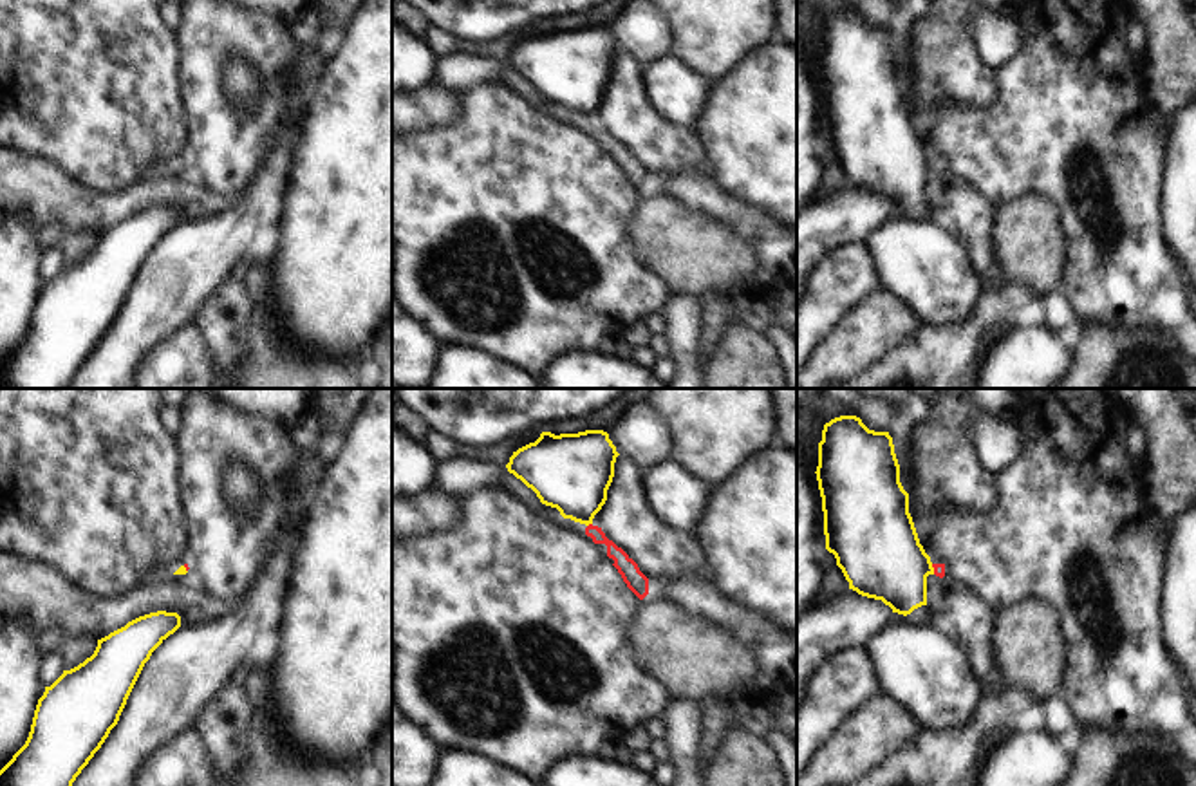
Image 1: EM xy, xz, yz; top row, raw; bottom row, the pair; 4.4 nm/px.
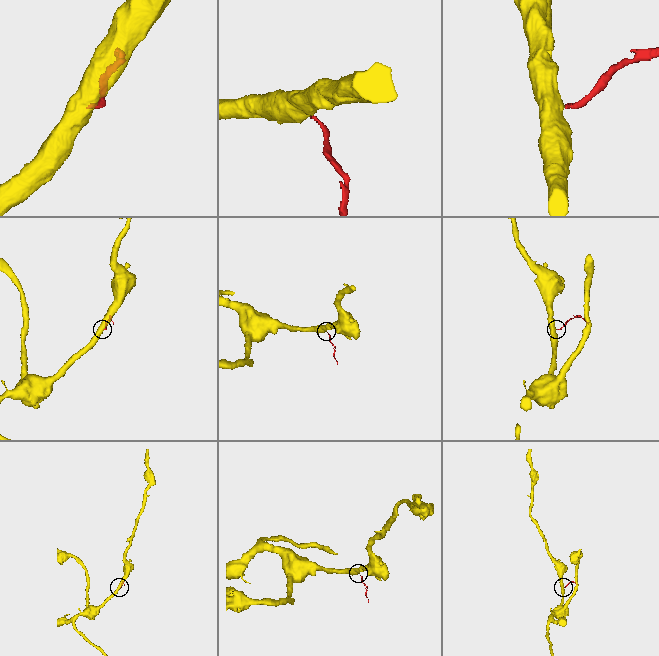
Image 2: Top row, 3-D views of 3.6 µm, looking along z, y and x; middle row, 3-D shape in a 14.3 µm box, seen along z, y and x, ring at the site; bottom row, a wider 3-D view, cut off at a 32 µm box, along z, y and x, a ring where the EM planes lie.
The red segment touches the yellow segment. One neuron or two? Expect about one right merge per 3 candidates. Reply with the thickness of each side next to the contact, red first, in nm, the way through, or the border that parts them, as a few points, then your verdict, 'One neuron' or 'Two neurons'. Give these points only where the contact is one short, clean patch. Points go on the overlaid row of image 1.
Thickness 90 nm (red) against 360 nm. Boundary: xz (591, 523), (588, 526). Two neurons

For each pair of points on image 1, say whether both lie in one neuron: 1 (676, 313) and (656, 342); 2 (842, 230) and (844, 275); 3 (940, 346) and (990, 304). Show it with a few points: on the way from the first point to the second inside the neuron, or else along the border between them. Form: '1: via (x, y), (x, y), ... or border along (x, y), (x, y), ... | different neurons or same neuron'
1: border along (663, 335), (671, 347), (671, 356) | different neurons
2: border along (864, 243), (835, 246), (815, 266) | different neurons
3: via (954, 346), (981, 318) | same neuron

